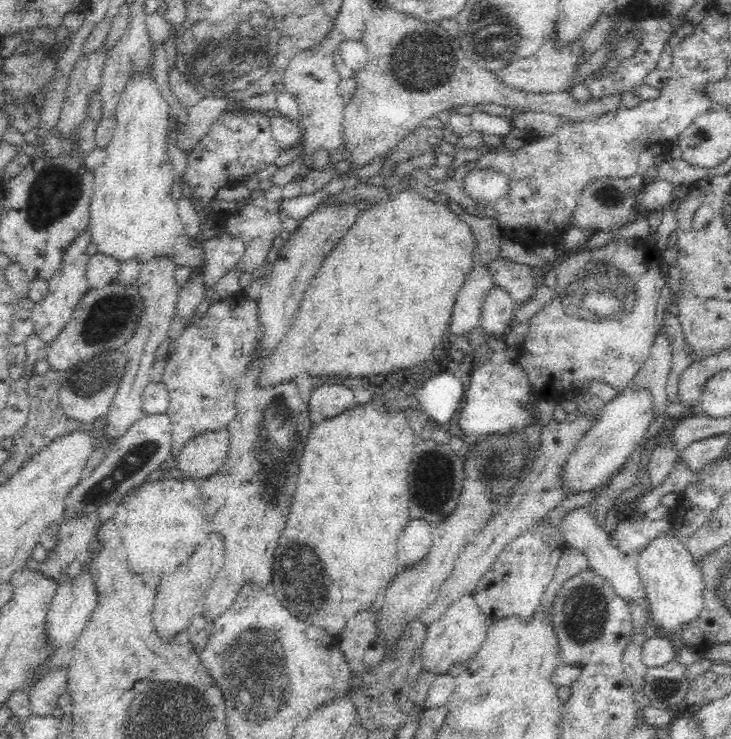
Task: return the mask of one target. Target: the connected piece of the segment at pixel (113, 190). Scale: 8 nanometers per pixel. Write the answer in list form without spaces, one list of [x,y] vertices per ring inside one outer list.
[[[150,71],[145,73],[134,73],[133,77],[130,77],[129,83],[125,86],[125,89],[122,91],[122,96],[120,98],[119,104],[115,112],[115,119],[117,120],[115,130],[113,132],[111,141],[105,146],[106,156],[104,160],[101,161],[100,166],[95,168],[93,171],[95,176],[94,181],[94,194],[89,204],[89,227],[90,227],[90,240],[96,244],[98,250],[103,255],[108,255],[109,257],[114,258],[118,261],[119,264],[130,260],[131,258],[136,258],[141,263],[145,263],[154,257],[170,257],[174,259],[176,266],[188,266],[193,270],[200,269],[202,262],[204,262],[204,255],[201,252],[198,244],[190,244],[188,241],[189,237],[185,233],[184,225],[179,217],[179,210],[176,204],[176,199],[172,197],[172,184],[176,180],[173,176],[172,165],[170,165],[170,157],[168,157],[169,151],[166,149],[168,144],[168,138],[173,138],[173,128],[176,125],[175,118],[170,113],[170,106],[168,102],[162,98],[160,93],[160,88],[157,87],[156,81]]]

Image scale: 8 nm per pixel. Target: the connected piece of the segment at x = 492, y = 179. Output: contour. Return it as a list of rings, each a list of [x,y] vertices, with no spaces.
[[[471,169],[463,178],[464,192],[477,204],[494,202],[506,194],[509,180],[500,171],[490,169]]]

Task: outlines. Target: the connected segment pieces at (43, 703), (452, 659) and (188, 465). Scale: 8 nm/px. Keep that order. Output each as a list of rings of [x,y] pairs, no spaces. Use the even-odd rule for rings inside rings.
[[[65,664],[54,666],[30,690],[29,708],[34,716],[52,715],[56,708],[57,700],[62,694],[67,693],[67,667]]]
[[[466,593],[455,600],[444,614],[427,626],[427,635],[422,645],[422,668],[437,675],[446,674],[451,664],[468,662],[486,638],[486,615],[482,614],[473,593]]]
[[[227,429],[214,430],[198,434],[182,447],[178,453],[177,468],[183,476],[194,482],[201,482],[211,477],[218,469],[224,466],[228,458],[229,433]]]

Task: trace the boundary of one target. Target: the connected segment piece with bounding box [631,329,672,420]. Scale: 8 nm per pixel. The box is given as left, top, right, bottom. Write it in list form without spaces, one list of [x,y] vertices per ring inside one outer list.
[[[663,329],[654,339],[651,350],[648,360],[642,364],[631,384],[634,389],[646,389],[652,394],[652,403],[654,403],[652,420],[654,420],[665,411],[669,403],[666,382],[672,369],[672,346]]]

